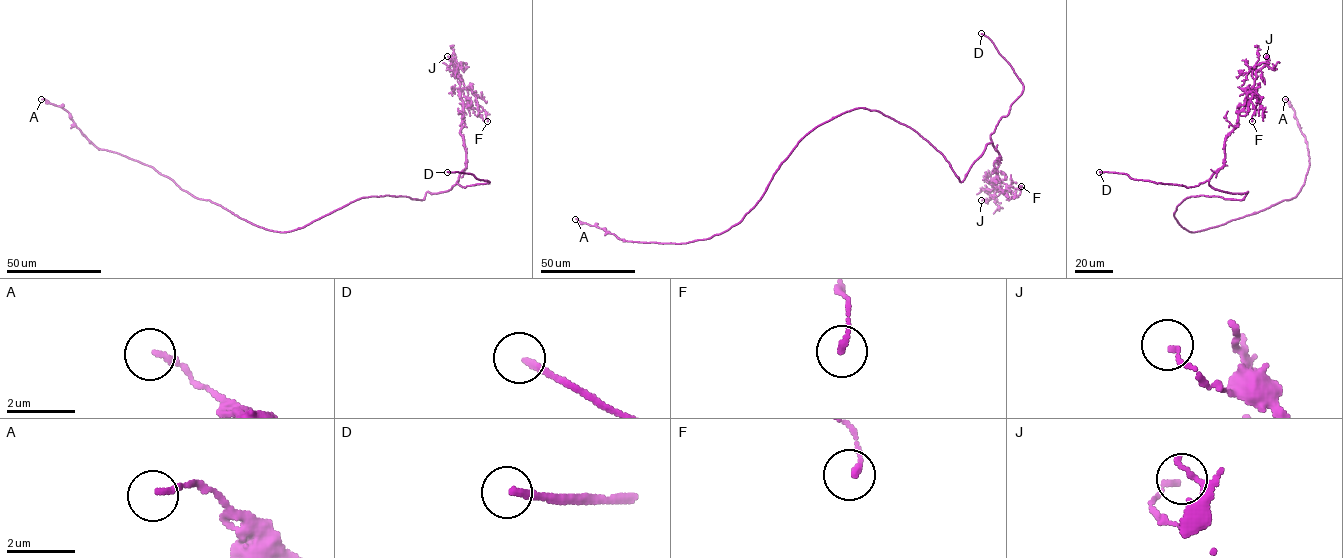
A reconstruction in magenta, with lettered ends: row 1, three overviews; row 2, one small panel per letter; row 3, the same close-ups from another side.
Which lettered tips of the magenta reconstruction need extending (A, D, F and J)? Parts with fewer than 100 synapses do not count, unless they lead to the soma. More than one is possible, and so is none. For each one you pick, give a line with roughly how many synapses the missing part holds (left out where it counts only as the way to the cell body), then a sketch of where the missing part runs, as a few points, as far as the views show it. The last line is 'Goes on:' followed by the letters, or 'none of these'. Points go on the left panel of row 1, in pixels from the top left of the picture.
Goes on: D

